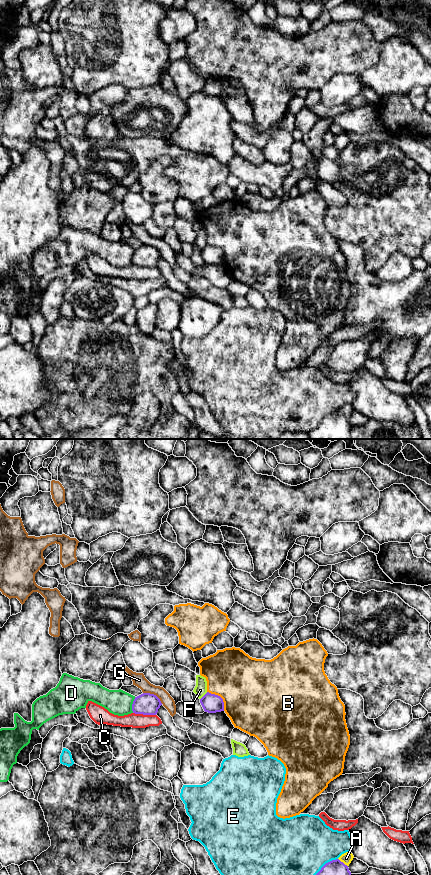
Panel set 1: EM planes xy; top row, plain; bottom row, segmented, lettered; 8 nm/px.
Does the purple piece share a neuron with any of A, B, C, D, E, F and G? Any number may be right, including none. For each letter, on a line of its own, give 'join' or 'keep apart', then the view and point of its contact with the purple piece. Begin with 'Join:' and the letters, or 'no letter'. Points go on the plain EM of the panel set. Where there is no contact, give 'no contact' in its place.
Join: no letter
A: keep apart | xy (342, 414)
B: keep apart | xy (220, 249)
C: keep apart | xy (144, 266)
D: keep apart | xy (132, 257)
E: keep apart | xy (322, 419)
F: keep apart | xy (203, 248)
G: keep apart | xy (153, 246)

